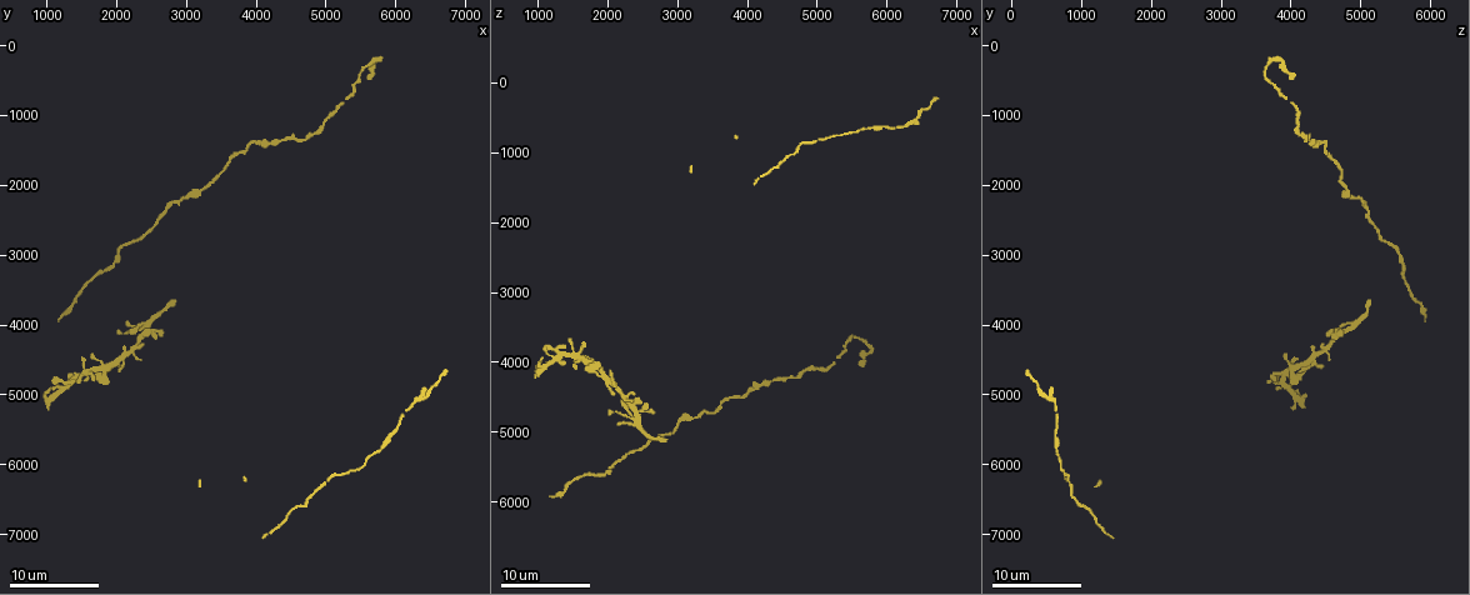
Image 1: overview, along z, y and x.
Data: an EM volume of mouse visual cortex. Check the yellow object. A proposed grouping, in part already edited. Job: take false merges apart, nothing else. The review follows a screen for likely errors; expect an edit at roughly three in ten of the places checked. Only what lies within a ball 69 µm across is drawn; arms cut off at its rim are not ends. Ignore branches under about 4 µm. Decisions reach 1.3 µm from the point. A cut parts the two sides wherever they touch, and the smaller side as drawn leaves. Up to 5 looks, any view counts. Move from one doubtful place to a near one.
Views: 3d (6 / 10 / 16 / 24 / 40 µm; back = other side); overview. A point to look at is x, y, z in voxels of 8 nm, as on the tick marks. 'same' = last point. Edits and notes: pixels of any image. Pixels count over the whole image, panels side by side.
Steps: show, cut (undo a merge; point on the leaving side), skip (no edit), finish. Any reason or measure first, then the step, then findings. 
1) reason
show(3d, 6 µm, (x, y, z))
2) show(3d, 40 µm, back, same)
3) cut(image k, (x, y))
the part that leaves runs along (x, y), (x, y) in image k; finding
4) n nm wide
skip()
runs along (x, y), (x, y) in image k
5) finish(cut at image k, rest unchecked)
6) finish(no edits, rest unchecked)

looks like a crossing
show(3d, 10 µm, (1600, 4700, 3900))

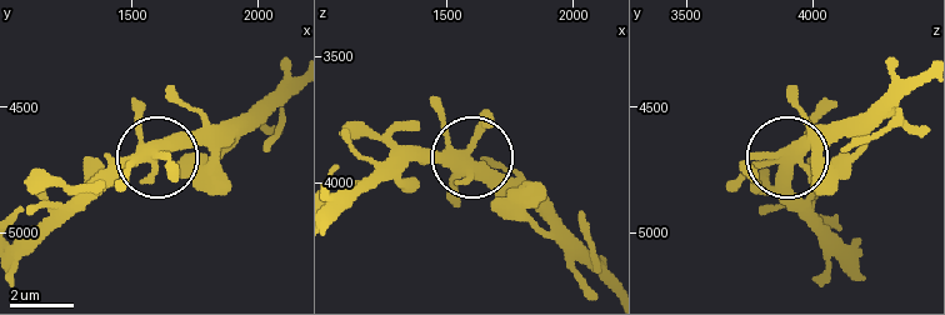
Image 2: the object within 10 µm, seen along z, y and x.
skip()
all the same neuron

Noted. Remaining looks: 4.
show(3d, 6 µm, (2800, 3700, 5100))

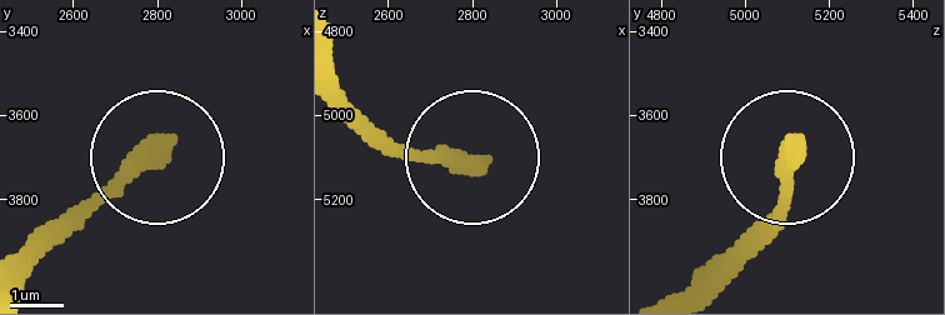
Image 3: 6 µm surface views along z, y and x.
skip()
runs along (711, 285), (774, 219), (788, 155) in image 3; all the same neuron

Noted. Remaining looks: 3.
sudden change in width
show(3d, 10 µm, (4300, 1350, 4300))

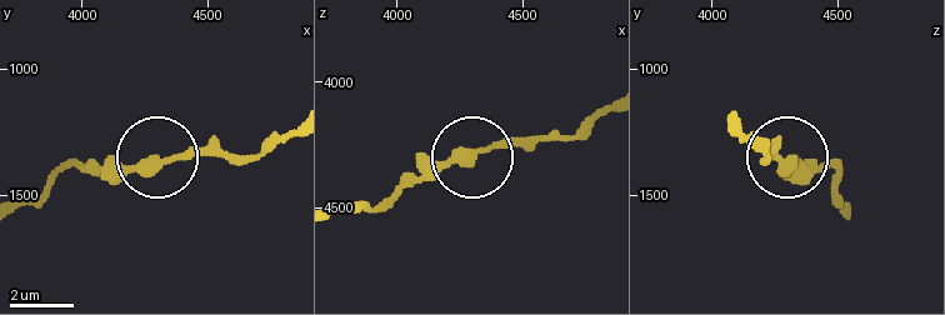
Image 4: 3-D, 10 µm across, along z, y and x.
skip()
runs along (844, 211), (833, 168), (766, 158) in image 4; continuous, no second neuron

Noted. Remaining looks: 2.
finish(no edits, rest unchecked)

